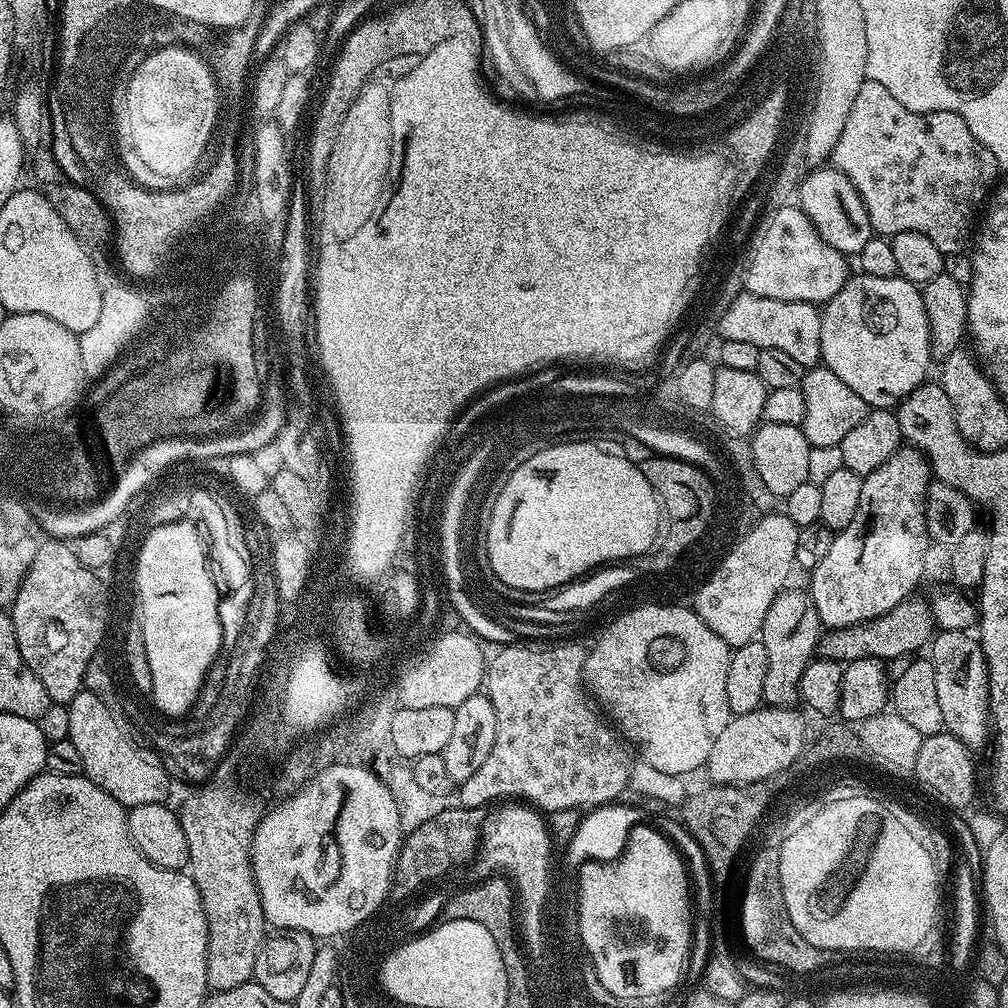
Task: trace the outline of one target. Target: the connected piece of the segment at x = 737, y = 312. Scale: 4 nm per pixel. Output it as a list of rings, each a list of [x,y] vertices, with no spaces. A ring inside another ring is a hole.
[[[744,290],[734,298],[733,304],[719,317],[720,336],[734,342],[754,342],[760,349],[782,350],[792,355],[804,369],[815,368],[821,363],[822,318],[821,309],[806,302],[782,302],[762,298]]]

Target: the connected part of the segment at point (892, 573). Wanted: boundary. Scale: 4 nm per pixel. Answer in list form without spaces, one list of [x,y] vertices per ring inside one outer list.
[[[901,446],[893,456],[886,458],[886,462],[882,462],[882,466],[878,466],[878,470],[864,477],[862,498],[858,502],[854,519],[850,521],[850,526],[833,535],[826,558],[818,562],[810,572],[810,595],[825,629],[850,628],[869,620],[877,620],[919,589],[916,587],[924,576],[924,559],[928,556],[928,544],[930,545],[925,512],[929,483],[928,462],[919,450],[911,446]]]

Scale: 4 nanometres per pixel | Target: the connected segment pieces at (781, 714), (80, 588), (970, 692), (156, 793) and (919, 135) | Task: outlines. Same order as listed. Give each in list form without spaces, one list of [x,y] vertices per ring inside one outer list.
[[[761,706],[750,714],[732,716],[726,730],[714,742],[714,750],[710,750],[706,765],[708,780],[713,785],[746,785],[787,773],[806,748],[804,720],[798,713],[789,708]]]
[[[51,538],[41,539],[37,543],[34,562],[30,562],[30,570],[24,575],[24,581],[16,595],[17,600],[10,606],[10,615],[18,650],[26,666],[34,670],[42,686],[58,688],[58,668],[81,668],[85,671],[91,656],[98,650],[99,643],[108,630],[108,625],[103,622],[103,597],[98,587],[100,582],[101,577],[93,569],[78,562],[71,543]]]
[[[940,630],[930,641],[930,659],[934,666],[934,679],[938,689],[938,707],[942,710],[945,729],[954,734],[968,748],[979,749],[980,743],[990,736],[990,717],[988,715],[988,667],[979,639],[967,631]]]
[[[82,690],[67,704],[70,714],[70,734],[68,739],[74,742],[78,755],[82,757],[82,770],[94,786],[106,790],[125,809],[131,810],[147,804],[163,804],[169,798],[168,782],[170,775],[155,751],[147,747],[139,748],[124,733],[114,708],[103,701],[98,693]]]
[[[869,79],[865,80],[862,90],[858,90],[854,106],[850,106],[850,118],[846,118],[846,126],[842,126],[830,164],[852,183],[860,195],[875,235],[891,238],[903,232],[926,234],[926,238],[930,238],[930,242],[934,242],[934,246],[945,255],[963,253],[969,247],[978,217],[1002,172],[994,154],[990,154],[990,150],[970,134],[970,126],[966,126],[958,114],[915,112],[902,106],[902,102],[898,102],[882,82]]]

